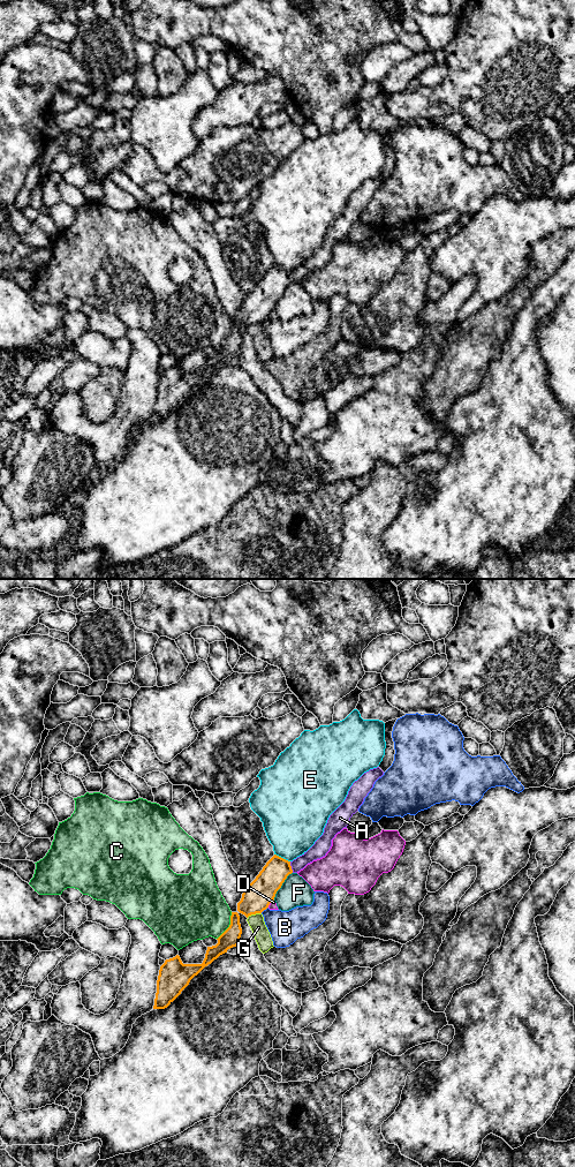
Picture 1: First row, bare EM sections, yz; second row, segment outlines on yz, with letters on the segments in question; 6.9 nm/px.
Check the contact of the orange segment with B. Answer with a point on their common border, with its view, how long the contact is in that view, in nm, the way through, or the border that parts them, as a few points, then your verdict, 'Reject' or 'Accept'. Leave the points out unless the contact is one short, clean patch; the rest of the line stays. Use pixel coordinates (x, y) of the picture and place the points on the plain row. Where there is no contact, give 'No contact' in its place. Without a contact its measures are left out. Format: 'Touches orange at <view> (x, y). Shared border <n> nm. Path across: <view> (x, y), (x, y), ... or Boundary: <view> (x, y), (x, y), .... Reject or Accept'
Touches orange at yz (264, 318). Shared border 70 nm. Boundary: yz (267, 316), (260, 322). Reject

